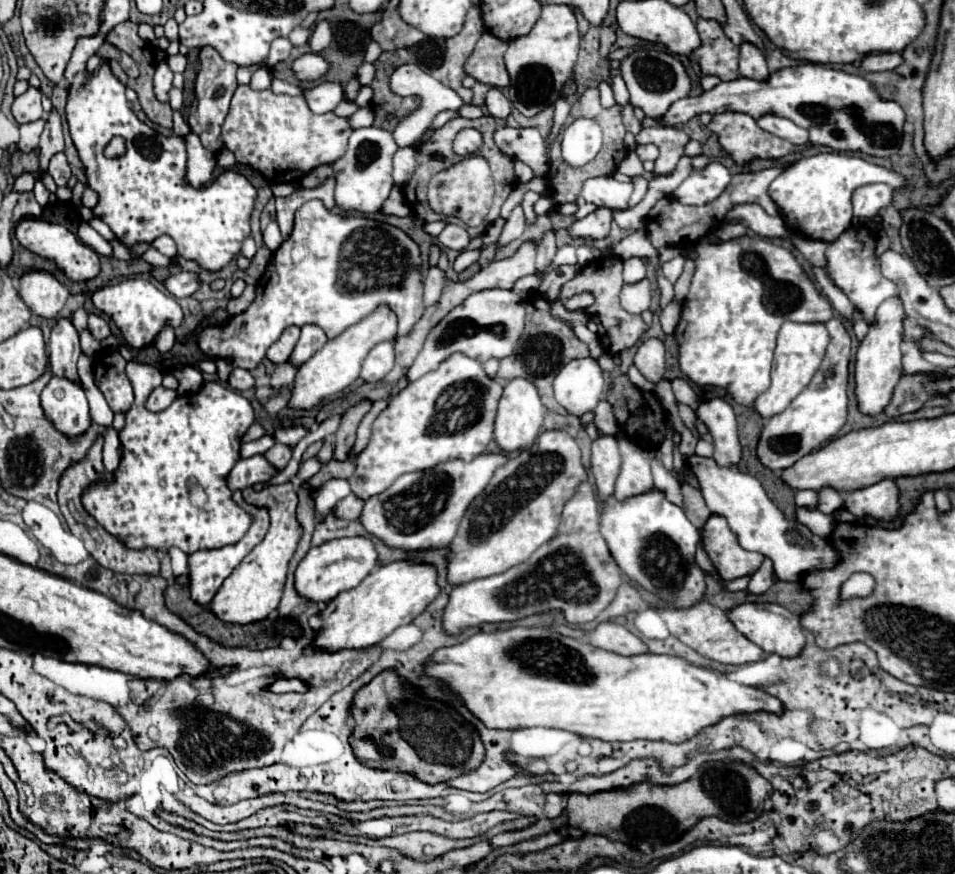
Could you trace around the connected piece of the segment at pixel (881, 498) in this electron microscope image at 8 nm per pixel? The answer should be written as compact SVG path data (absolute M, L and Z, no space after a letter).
M893 479L879 481L867 489L845 495L845 509L857 517L873 517L879 521L893 521L899 515L899 489Z

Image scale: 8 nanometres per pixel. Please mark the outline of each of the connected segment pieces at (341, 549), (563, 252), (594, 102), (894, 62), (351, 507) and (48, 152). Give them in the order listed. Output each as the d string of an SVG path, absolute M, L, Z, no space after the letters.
M367 537L333 539L319 547L311 547L309 553L301 559L295 571L295 589L299 597L311 603L325 603L337 597L341 591L357 587L375 565L377 565L377 553L371 539Z
M565 245L557 251L555 255L555 265L577 265L577 253L575 253L575 247L571 245Z
M587 89L587 91L583 93L583 97L579 97L579 99L573 103L567 121L575 121L577 117L595 119L601 111L603 111L603 107L601 107L601 103L599 103L599 91L597 91L597 89Z
M871 53L861 61L861 67L865 71L887 71L895 69L903 63L901 53Z
M351 493L345 499L337 501L333 511L335 515L339 515L339 519L357 519L361 515L361 509L363 509L363 501Z
M51 109L51 113L45 119L47 127L41 133L41 141L39 141L39 163L41 163L41 171L47 171L49 159L63 151L63 131L61 131L61 117L55 109Z

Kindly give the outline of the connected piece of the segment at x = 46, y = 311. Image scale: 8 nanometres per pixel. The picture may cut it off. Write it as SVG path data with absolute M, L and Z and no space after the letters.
M31 271L19 279L19 295L35 315L55 319L63 309L69 291L51 273Z

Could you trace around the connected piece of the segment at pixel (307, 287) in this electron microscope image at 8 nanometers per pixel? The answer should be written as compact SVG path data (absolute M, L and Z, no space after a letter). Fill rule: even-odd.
M309 201L295 213L293 233L281 243L271 263L267 265L267 271L259 283L261 299L255 297L249 309L241 315L235 315L225 327L203 329L203 333L199 335L199 347L201 351L217 357L215 363L219 369L217 371L219 379L227 381L233 367L255 369L263 361L267 349L279 339L283 329L287 329L289 325L301 327L313 323L323 327L329 339L335 339L347 327L365 319L379 305L387 305L397 315L399 335L407 335L425 311L423 281L419 267L421 267L421 251L417 243L401 229L365 217L335 215L327 211L323 203ZM227 357L231 357L233 363L227 363Z

